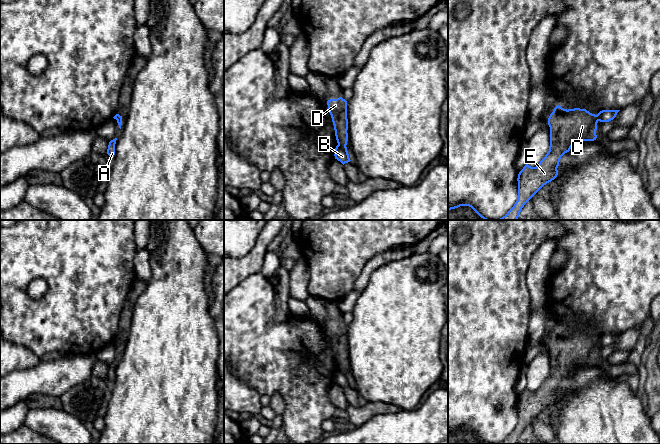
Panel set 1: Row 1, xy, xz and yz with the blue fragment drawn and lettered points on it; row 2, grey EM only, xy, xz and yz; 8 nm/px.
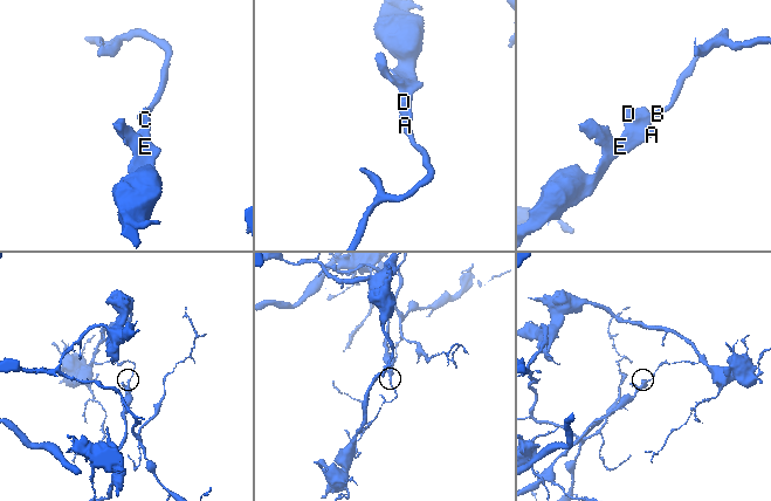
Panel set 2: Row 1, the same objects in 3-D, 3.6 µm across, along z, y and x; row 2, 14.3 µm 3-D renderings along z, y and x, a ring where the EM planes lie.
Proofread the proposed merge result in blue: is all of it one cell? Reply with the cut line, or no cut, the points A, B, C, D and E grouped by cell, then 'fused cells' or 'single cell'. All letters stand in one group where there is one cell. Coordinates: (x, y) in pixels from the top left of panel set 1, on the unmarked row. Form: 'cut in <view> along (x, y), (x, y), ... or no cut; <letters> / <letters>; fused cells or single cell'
cut in xz along (338, 367), (345, 370); A C D E / B; fused cells

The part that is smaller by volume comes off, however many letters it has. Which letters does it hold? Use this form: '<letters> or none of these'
A, C, D, E

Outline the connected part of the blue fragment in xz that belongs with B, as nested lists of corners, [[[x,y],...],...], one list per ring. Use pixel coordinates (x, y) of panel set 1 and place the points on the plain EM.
[[[338,368],[335,372],[334,380],[335,383],[340,385],[343,389],[351,385],[346,370],[342,370]]]

